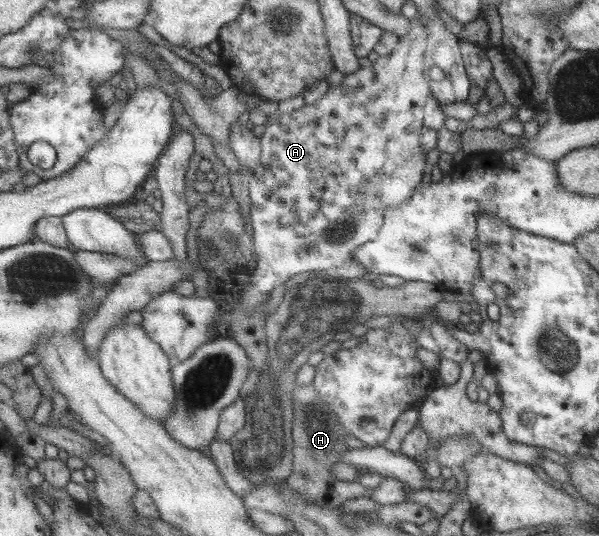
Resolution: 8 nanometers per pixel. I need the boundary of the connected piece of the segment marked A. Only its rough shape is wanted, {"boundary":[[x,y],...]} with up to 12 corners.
{"boundary":[[430,27],[266,126],[244,310],[424,175]]}

